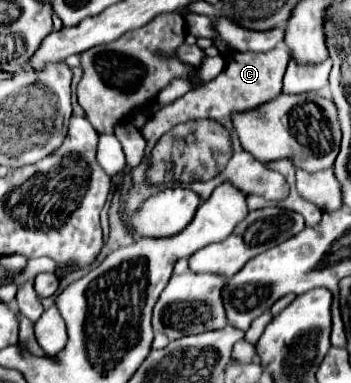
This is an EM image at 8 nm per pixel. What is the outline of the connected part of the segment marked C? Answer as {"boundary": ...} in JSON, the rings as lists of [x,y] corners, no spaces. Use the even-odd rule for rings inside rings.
{"boundary":[[[275,47],[267,53],[229,53],[225,59],[227,67],[213,81],[189,91],[175,103],[163,105],[147,119],[147,123],[141,127],[141,135],[147,139],[147,151],[153,149],[163,133],[171,131],[179,123],[187,123],[191,119],[223,119],[223,111],[247,111],[269,99],[275,99],[281,93],[281,81],[289,63],[287,49]]]}

